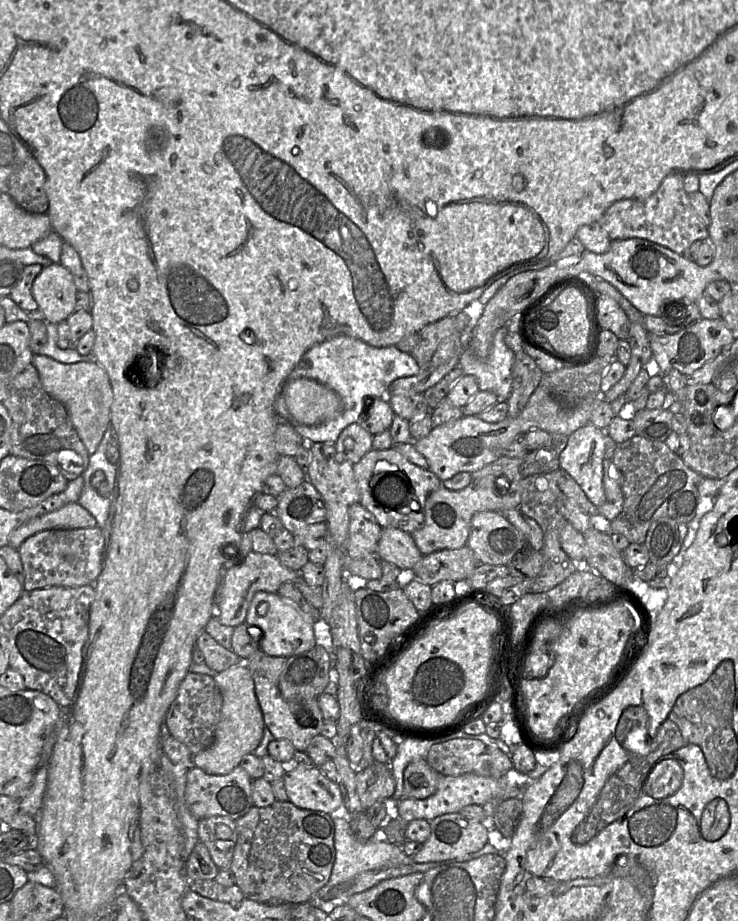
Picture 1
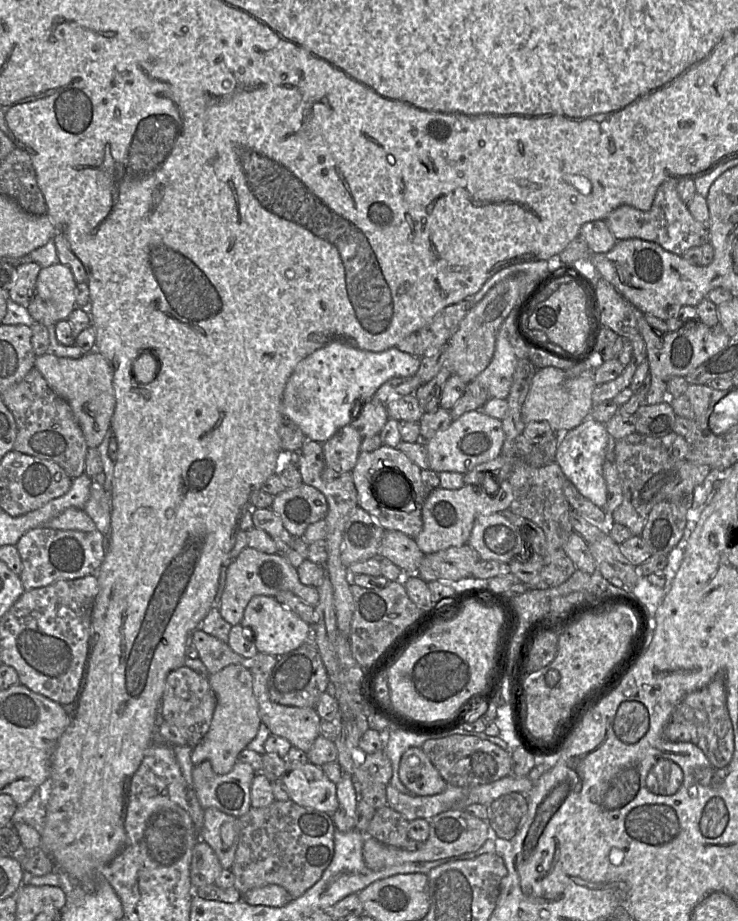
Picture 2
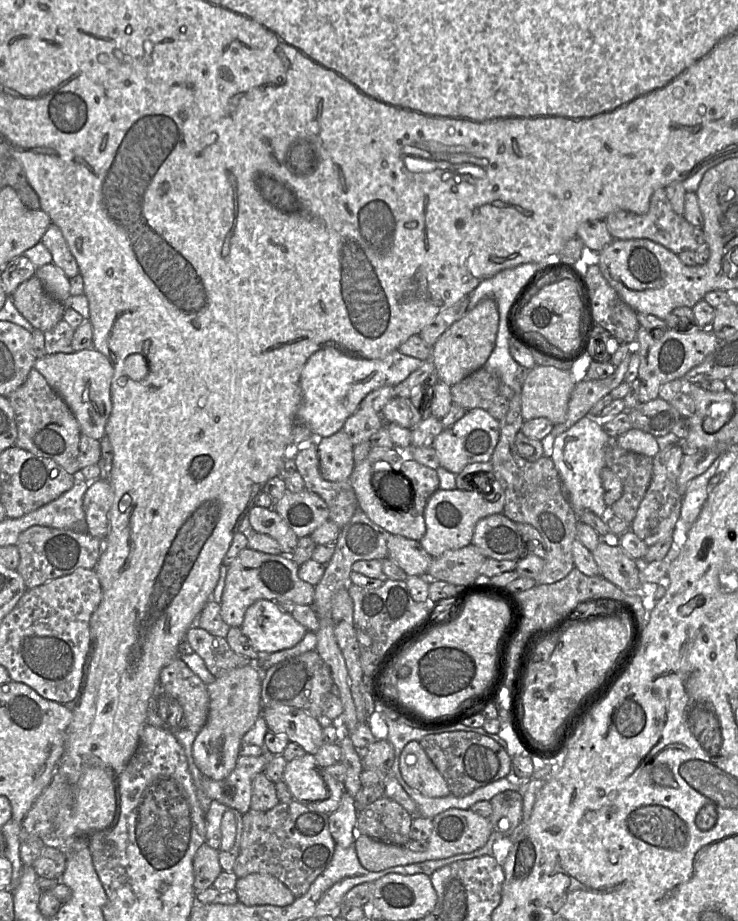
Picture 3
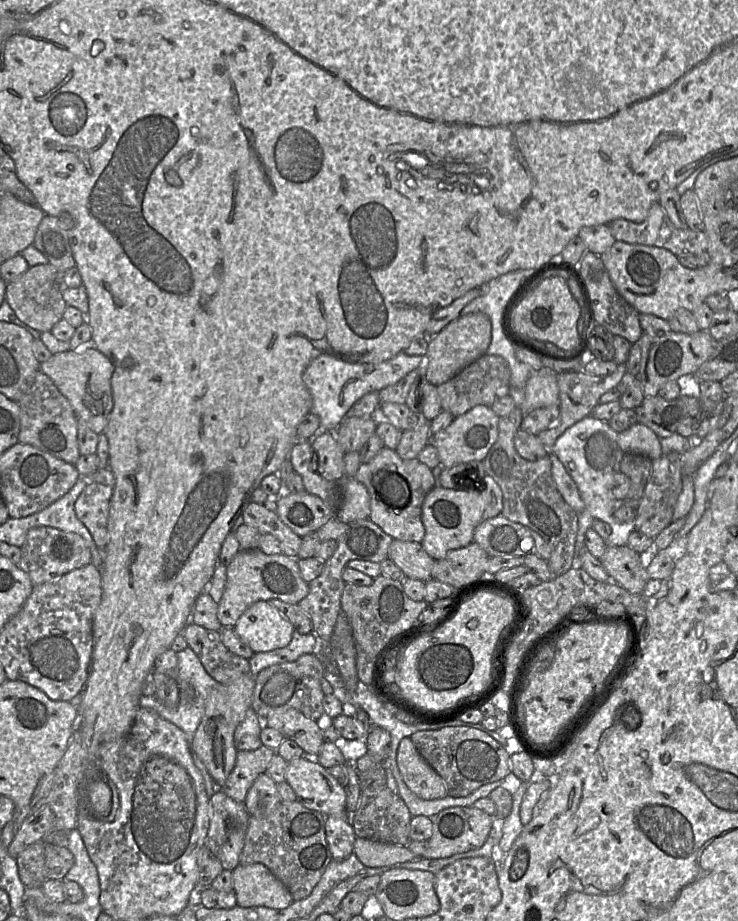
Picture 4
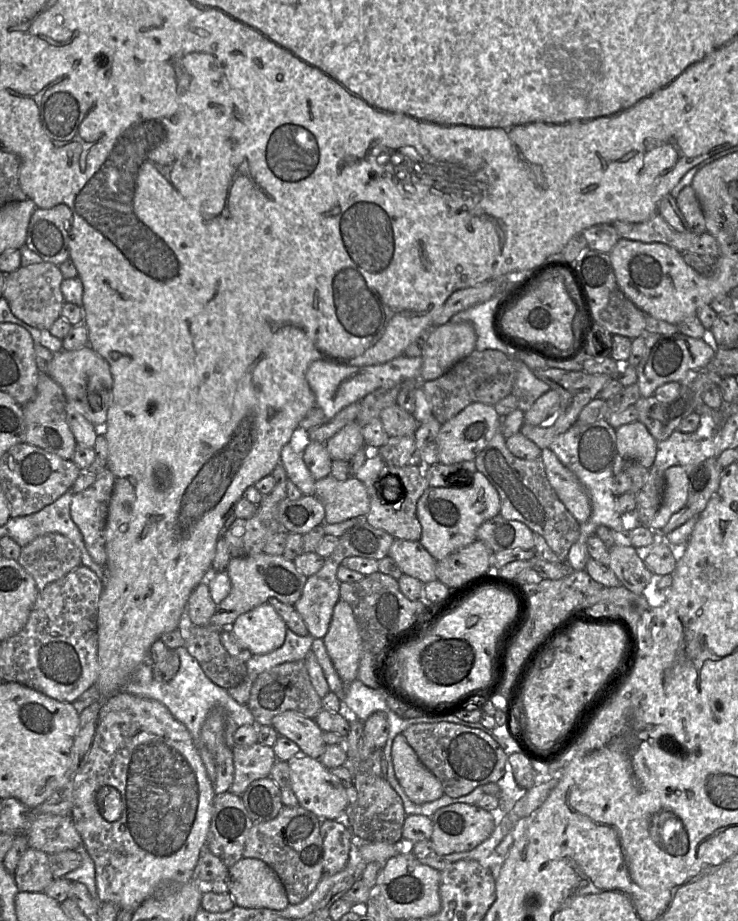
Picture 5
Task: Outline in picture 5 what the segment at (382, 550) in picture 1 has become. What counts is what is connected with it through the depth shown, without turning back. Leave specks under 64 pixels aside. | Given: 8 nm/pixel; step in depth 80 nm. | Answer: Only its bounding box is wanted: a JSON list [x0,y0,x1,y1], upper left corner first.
[389,539,437,584]

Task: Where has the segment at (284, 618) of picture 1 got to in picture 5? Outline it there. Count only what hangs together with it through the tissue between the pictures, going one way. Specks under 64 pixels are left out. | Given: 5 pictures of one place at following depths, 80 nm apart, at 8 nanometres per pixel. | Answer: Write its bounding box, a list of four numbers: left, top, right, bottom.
[230,603,287,655]

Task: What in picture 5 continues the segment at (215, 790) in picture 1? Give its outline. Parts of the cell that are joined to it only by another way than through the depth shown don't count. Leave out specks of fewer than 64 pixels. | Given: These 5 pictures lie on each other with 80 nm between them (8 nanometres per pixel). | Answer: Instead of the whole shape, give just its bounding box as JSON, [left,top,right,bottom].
[229,742,277,797]

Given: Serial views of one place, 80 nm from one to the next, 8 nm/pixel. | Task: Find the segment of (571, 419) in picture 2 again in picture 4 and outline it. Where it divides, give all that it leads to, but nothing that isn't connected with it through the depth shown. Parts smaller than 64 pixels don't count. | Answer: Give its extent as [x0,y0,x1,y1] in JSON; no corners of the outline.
[524,367,560,415]

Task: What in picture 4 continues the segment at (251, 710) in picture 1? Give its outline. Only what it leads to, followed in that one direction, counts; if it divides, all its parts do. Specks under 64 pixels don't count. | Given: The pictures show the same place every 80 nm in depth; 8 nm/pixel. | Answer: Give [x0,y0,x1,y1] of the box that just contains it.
[191,675,255,788]

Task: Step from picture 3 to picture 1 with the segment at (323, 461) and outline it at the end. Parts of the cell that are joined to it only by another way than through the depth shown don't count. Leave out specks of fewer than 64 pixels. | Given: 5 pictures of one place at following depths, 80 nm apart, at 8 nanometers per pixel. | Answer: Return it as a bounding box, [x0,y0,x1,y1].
[335,424,373,465]

